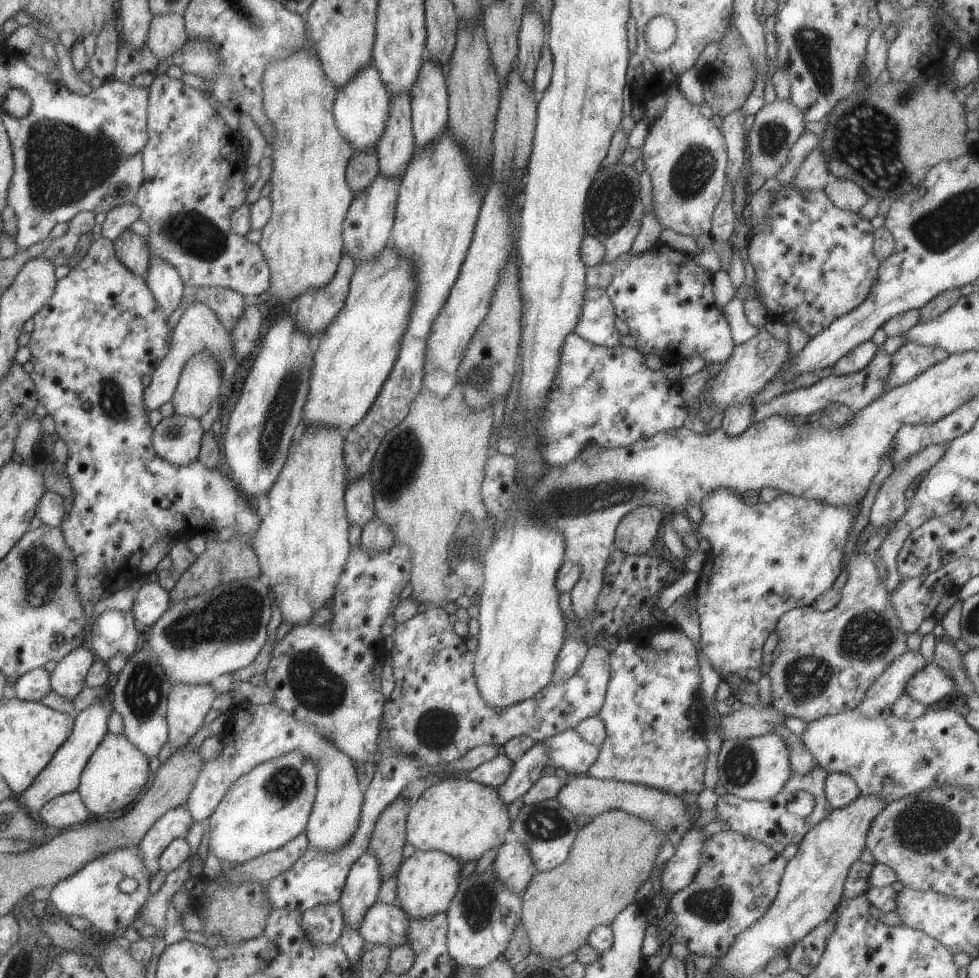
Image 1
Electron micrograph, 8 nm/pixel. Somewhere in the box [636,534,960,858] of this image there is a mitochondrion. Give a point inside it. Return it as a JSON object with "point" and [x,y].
{"point":[921,826]}

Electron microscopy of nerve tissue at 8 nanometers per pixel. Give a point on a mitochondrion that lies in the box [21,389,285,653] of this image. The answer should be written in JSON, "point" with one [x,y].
{"point":[39,448]}

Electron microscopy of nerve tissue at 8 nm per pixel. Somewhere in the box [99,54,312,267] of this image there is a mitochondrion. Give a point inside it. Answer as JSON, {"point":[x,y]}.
{"point":[192,232]}

